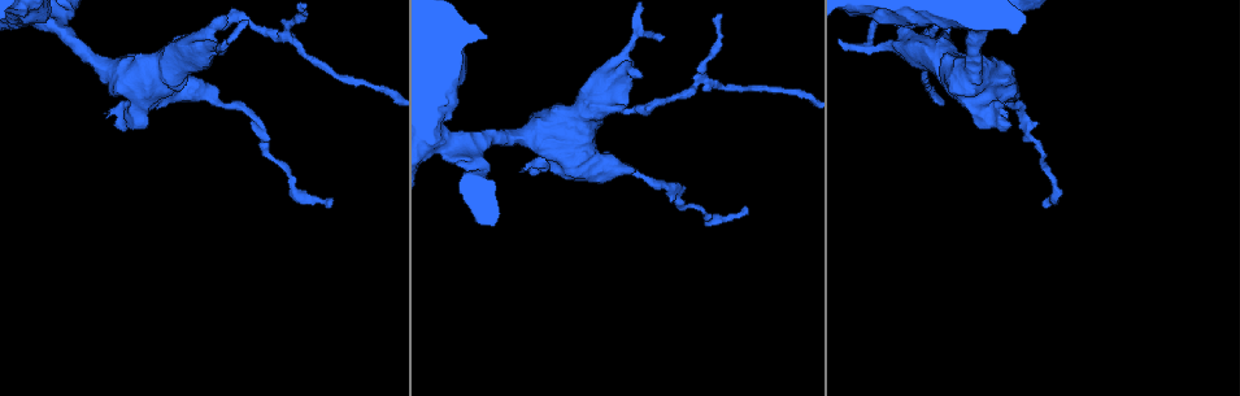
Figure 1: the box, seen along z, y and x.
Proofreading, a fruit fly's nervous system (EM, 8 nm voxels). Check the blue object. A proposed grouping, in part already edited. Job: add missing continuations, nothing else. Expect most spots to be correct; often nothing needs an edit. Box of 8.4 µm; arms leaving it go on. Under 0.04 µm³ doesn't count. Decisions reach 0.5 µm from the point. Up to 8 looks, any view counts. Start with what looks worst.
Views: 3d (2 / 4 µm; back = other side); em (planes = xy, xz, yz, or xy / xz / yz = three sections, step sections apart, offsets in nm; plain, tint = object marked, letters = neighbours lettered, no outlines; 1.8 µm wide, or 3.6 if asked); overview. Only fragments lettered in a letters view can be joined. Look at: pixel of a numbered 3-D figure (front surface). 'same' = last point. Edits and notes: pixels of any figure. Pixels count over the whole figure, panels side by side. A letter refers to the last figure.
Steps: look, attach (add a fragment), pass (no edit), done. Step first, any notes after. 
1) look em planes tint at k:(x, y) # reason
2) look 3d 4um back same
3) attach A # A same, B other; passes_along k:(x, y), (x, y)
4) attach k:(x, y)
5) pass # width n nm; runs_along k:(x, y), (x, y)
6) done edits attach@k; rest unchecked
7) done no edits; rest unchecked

look em planes letters at 1:(329, 205) # thin end

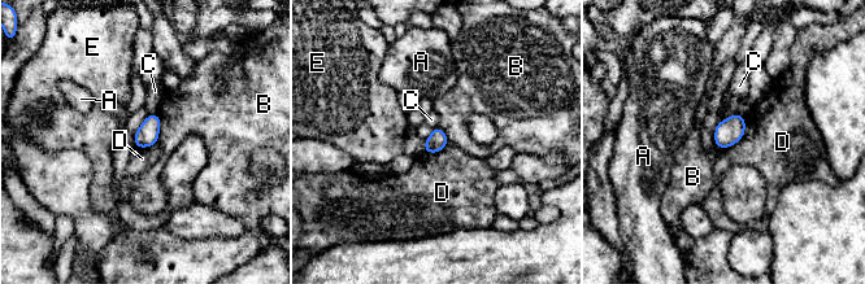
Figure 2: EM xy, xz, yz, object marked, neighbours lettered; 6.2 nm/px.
pass # A other, B other, C other, D other, E other; border 2:(744, 117), (743, 136), (721, 149); no lettered fragment goes on from it

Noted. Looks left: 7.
look 3d 2um back at 1:(225, 18) # an open end

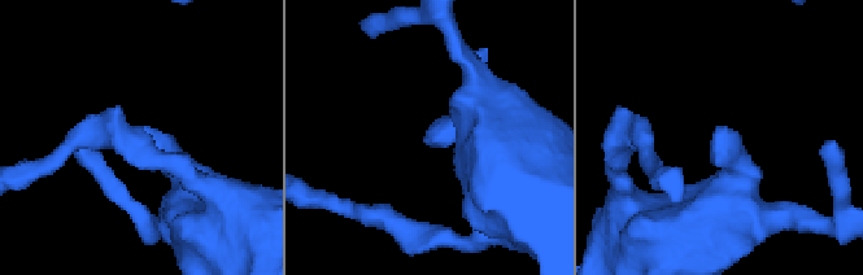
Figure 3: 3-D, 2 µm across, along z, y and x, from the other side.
look em xz step 4 letters at 3:(716, 129)

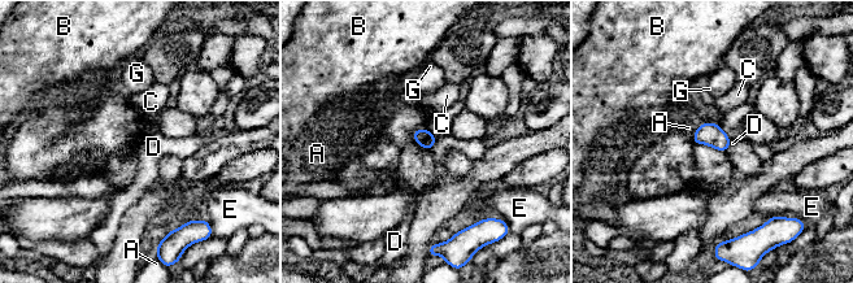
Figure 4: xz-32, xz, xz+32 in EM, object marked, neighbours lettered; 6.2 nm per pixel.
pass # A other, B other, C other, D other, E other, G other; border 4:(438, 138), (429, 149); no lettered fragment goes on from it

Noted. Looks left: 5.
look 3d 4um back at 1:(438, 139) # sudden change in width

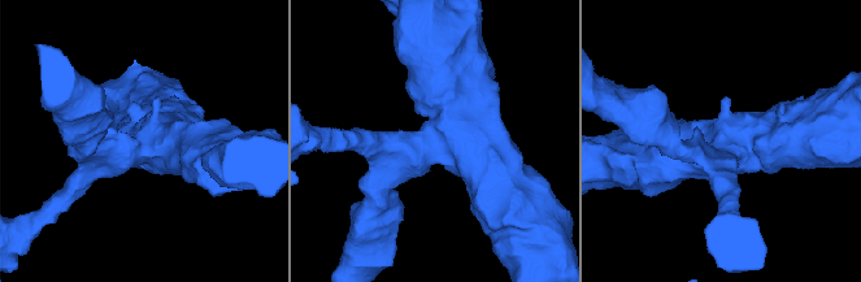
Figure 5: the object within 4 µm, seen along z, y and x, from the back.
look em 3.6um planes tint at 5:(434, 141) # need the tissue

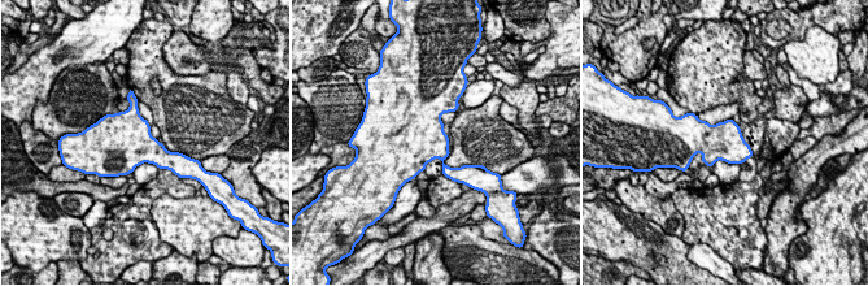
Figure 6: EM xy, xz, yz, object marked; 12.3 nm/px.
look em 3.6um planes letters same # see the neighbours

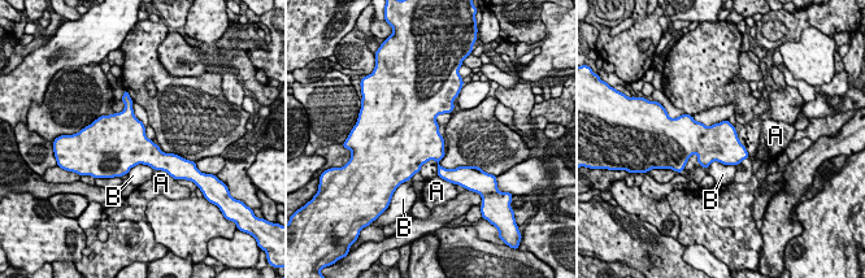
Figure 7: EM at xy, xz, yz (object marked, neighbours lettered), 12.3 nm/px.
pass # longest_contact B 420 nm; A other, B other; border 7:(739, 163), (713, 161), (707, 169); none of them fits

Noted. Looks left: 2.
done no edits; rest unchecked

